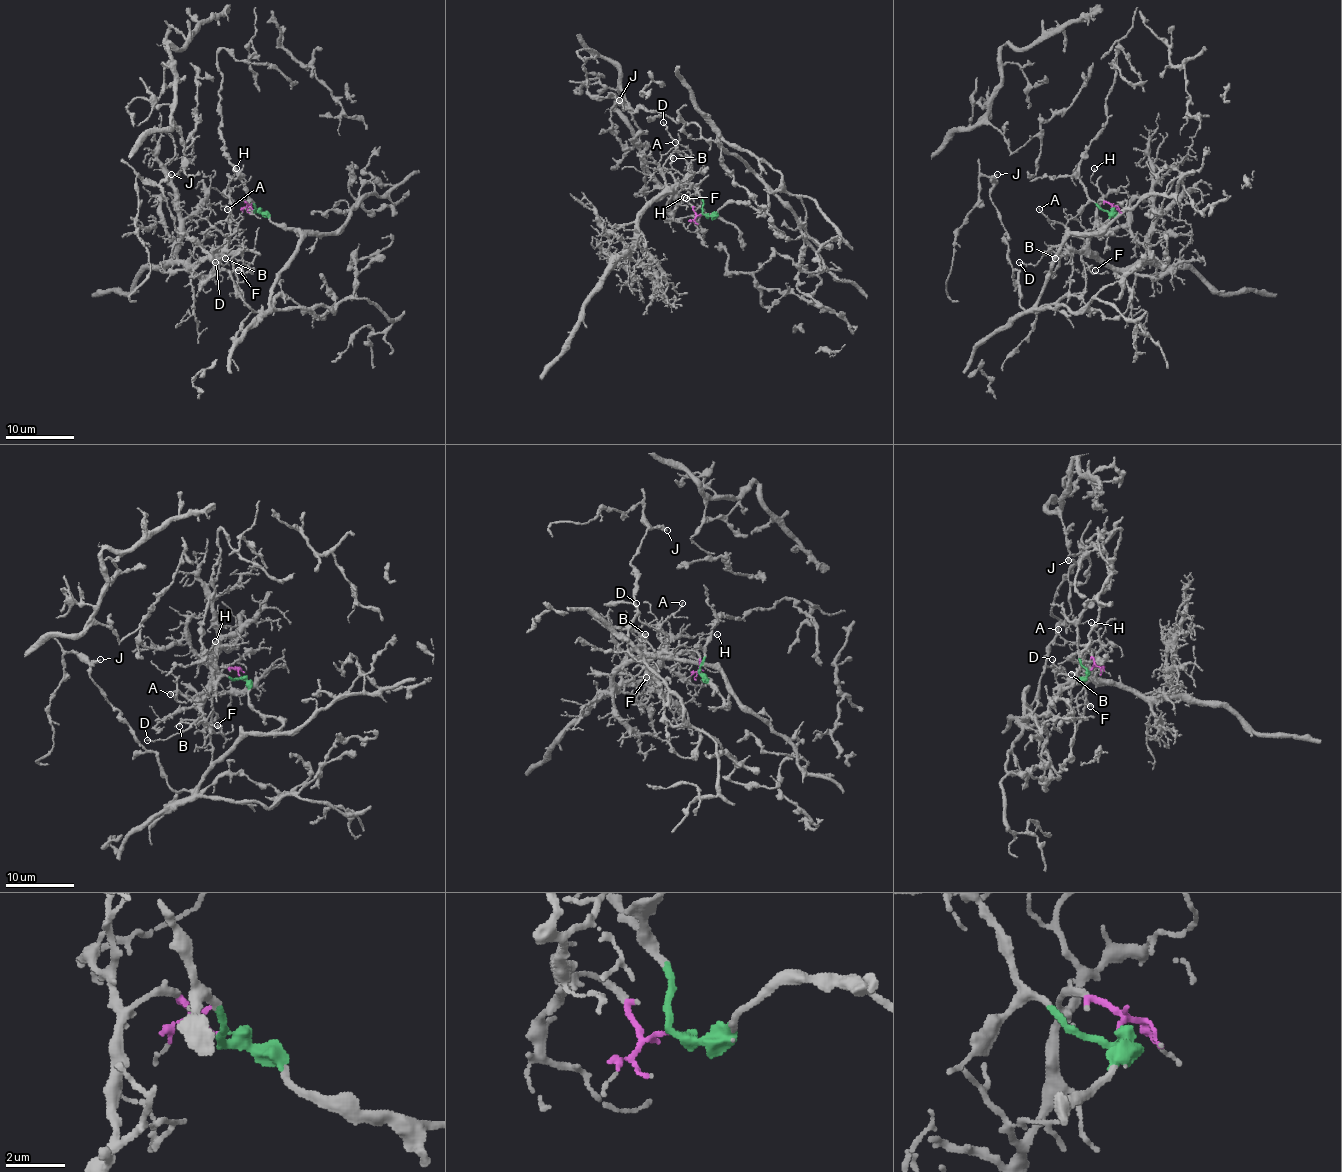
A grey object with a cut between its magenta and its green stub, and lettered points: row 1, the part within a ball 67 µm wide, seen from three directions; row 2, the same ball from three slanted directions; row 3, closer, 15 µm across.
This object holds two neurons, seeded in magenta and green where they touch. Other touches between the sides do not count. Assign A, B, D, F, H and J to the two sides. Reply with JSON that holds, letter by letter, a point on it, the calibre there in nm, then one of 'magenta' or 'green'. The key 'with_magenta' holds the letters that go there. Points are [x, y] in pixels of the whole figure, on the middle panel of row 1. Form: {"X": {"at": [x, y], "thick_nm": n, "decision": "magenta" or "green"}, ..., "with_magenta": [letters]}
{"A": {"at": [675, 142], "thick_nm": 130, "decision": "magenta"}, "B": {"at": [673, 158], "thick_nm": 200, "decision": "magenta"}, "D": {"at": [663, 122], "thick_nm": 130, "decision": "magenta"}, "F": {"at": [686, 198], "thick_nm": 140, "decision": "magenta"}, "H": {"at": [684, 197], "thick_nm": 120, "decision": "magenta"}, "J": {"at": [619, 100], "thick_nm": 300, "decision": "green"}, "with_magenta": ["A", "B", "D", "F", "H"]}

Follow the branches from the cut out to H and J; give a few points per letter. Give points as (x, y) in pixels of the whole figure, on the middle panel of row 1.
H: (702, 213), (697, 215), (688, 203), (682, 202), (678, 205), (676, 196), (680, 193), (683, 196)
J: (702, 213), (734, 202), (762, 212), (767, 184), (695, 123), (624, 108), (612, 92), (608, 98), (619, 99)

